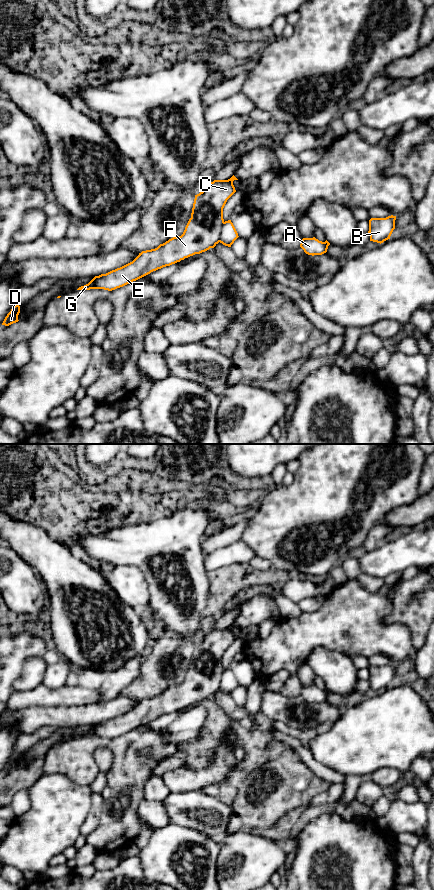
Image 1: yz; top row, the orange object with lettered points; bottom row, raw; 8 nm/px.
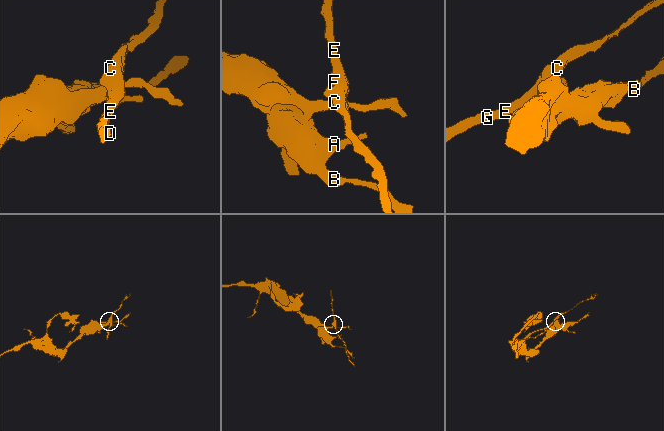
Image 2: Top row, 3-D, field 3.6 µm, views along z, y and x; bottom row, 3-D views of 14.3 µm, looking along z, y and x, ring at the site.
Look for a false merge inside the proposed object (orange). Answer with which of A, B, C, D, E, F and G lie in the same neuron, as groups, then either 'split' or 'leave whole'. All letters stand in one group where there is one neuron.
A B / C D E F G | split

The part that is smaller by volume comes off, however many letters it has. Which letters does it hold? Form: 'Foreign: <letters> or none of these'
Foreign: C, D, E, F, G

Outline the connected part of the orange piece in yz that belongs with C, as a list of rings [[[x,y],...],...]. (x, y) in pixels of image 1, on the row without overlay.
[[[234,623],[228,628],[214,628],[195,643],[191,666],[181,684],[173,685],[155,697],[142,699],[132,710],[95,724],[77,738],[112,739],[153,719],[214,696],[220,690],[223,656],[236,640],[234,628],[238,628]]]

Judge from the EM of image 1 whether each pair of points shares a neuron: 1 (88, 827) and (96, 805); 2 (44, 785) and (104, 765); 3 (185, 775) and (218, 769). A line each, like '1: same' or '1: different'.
1: same
2: different
3: same

